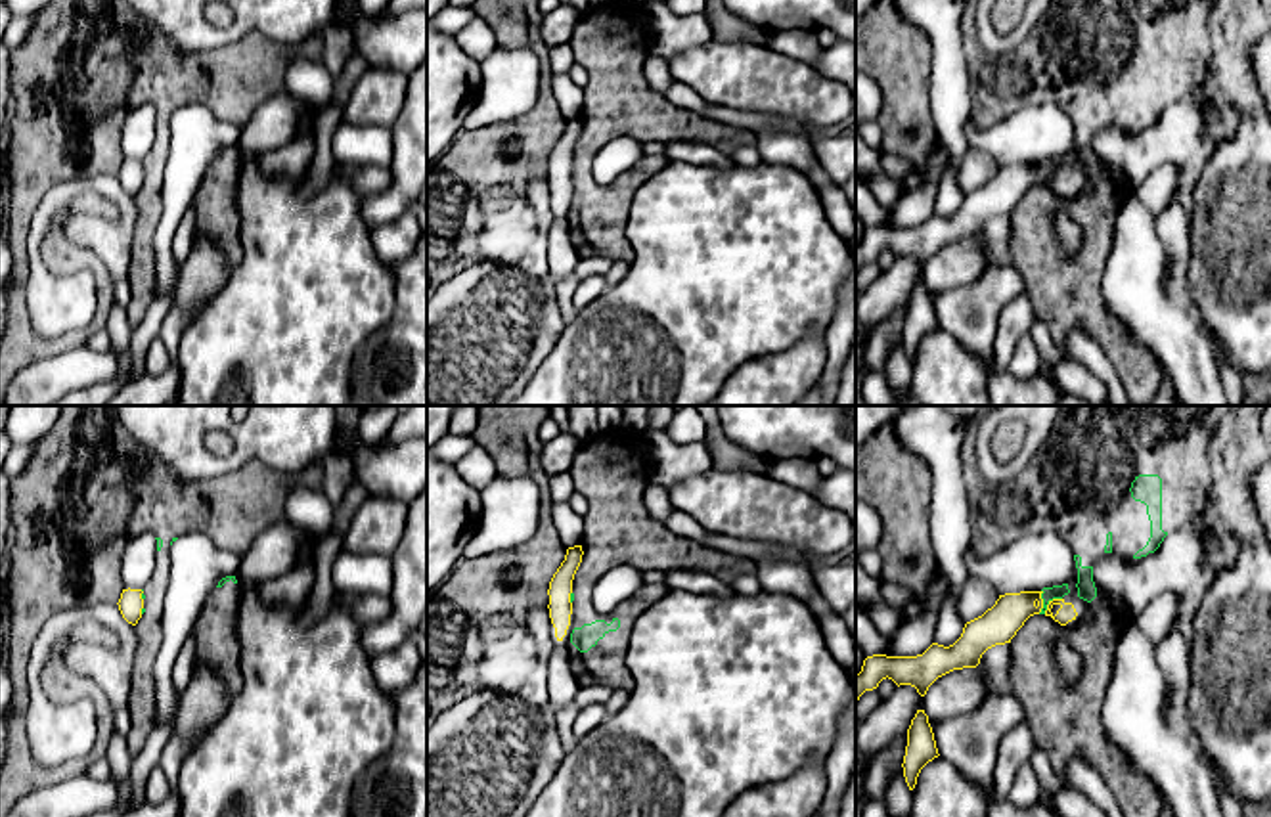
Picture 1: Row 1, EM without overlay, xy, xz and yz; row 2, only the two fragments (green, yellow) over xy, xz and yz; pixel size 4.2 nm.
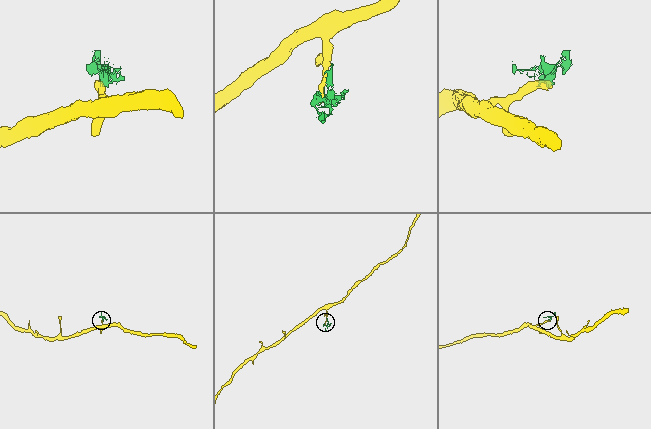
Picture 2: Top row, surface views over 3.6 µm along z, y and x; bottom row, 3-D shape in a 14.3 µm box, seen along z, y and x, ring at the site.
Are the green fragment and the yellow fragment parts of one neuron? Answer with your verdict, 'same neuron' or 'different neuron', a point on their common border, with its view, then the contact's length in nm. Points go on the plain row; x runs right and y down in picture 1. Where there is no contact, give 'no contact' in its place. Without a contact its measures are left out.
different neuron; contact yz (1048, 175); length 120 nm

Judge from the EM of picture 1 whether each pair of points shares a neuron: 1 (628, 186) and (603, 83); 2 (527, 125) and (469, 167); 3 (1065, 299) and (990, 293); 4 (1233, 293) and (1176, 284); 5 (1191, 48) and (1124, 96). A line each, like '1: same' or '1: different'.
1: same
2: same
3: different
4: different
5: same

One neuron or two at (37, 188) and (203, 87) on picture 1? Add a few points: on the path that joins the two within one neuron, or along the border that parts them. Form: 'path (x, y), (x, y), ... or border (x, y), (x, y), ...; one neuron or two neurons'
path (79, 146), (134, 87), (161, 87); one neuron

